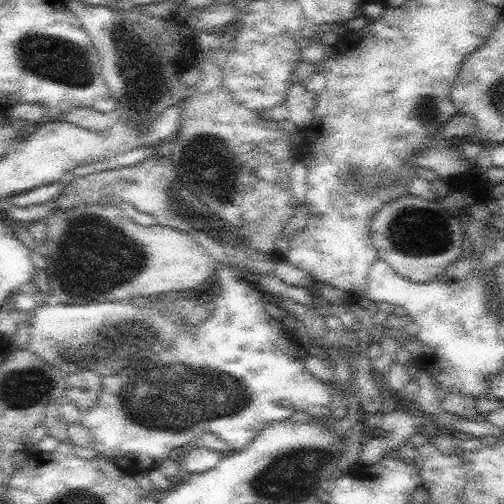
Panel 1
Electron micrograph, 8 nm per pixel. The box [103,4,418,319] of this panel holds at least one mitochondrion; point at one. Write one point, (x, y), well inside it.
(139, 71)

